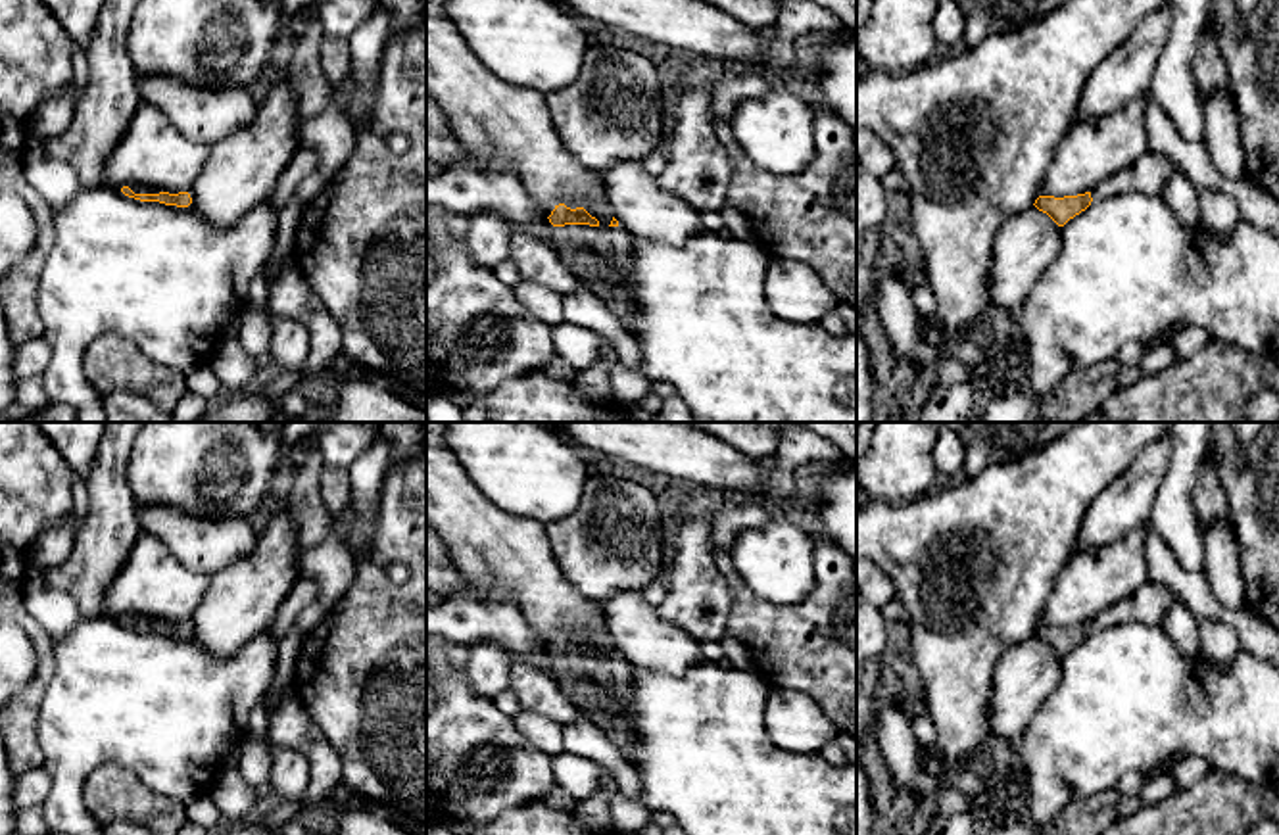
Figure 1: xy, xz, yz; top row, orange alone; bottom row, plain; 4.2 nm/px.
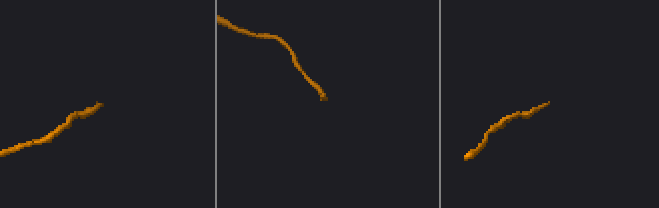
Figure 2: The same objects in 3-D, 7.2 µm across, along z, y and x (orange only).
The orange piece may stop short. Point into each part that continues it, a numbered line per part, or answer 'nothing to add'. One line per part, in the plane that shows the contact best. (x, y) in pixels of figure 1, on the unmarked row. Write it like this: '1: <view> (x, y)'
1: xz (609, 674)

